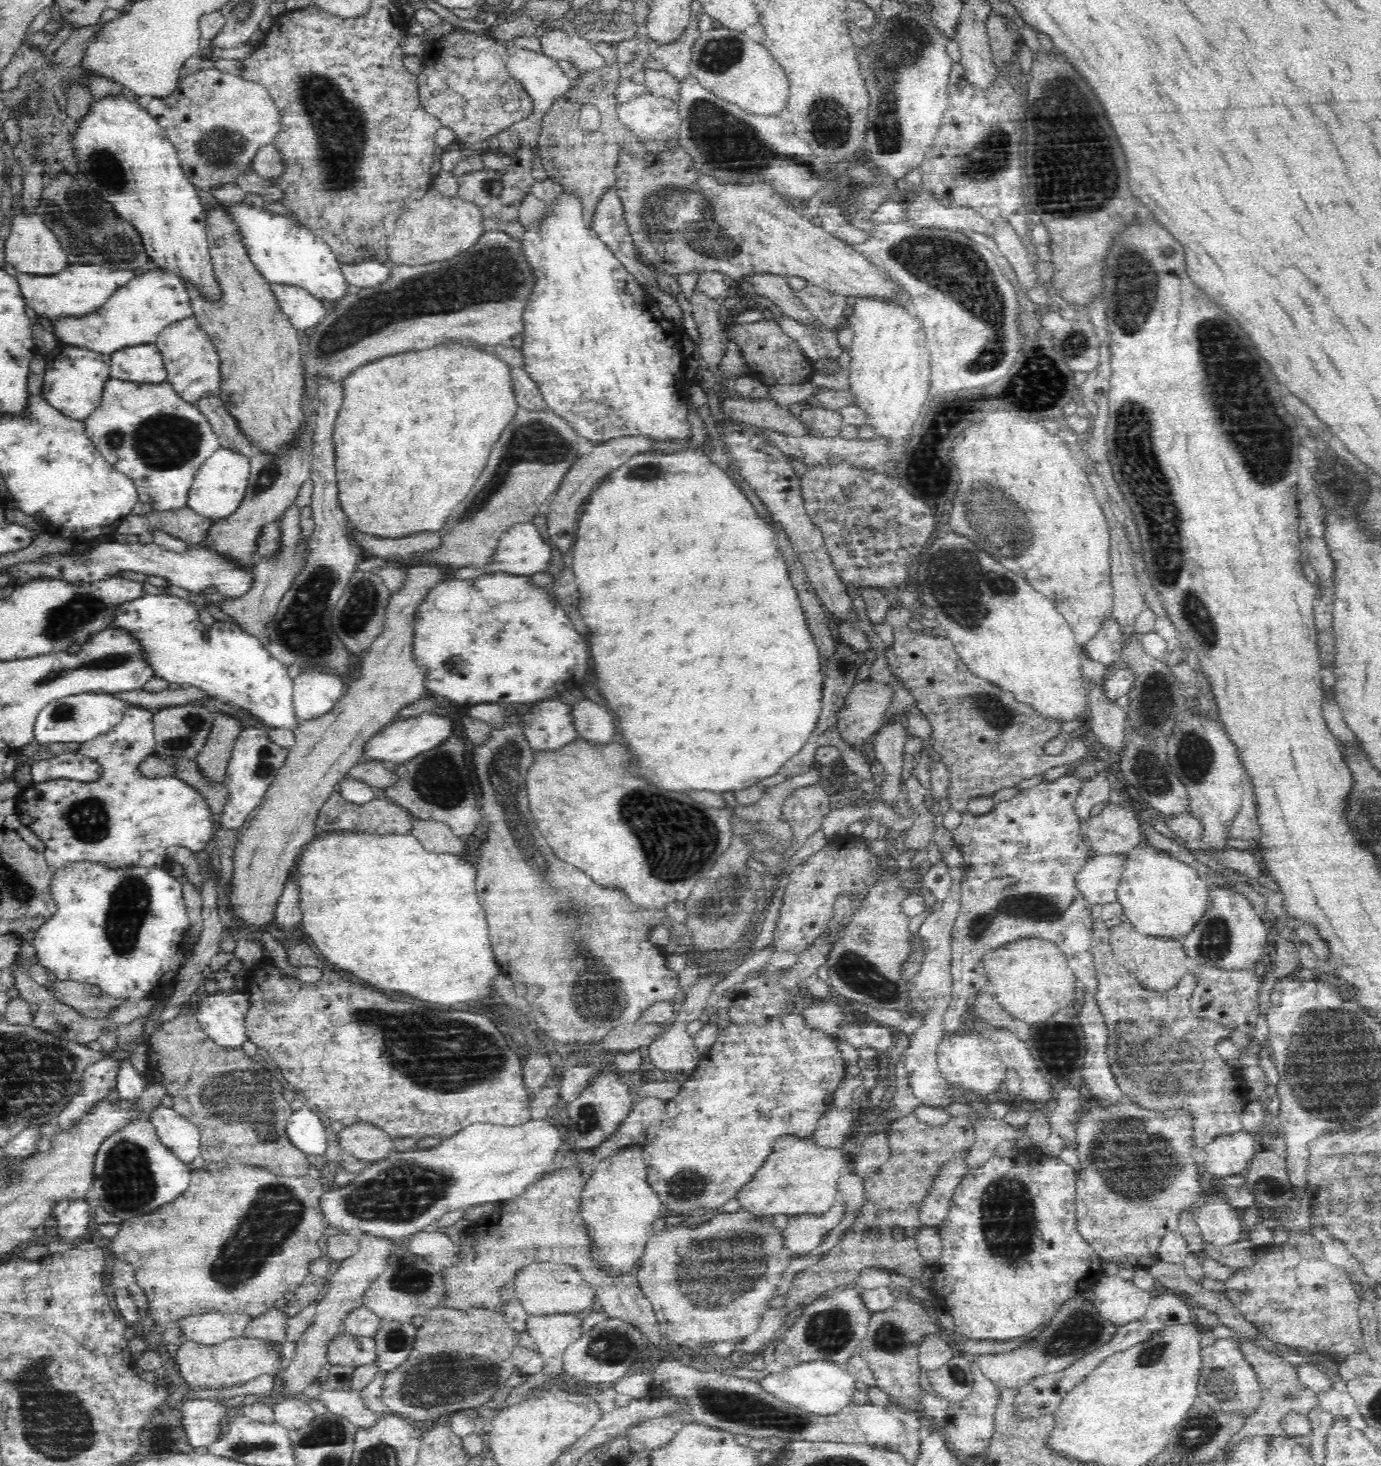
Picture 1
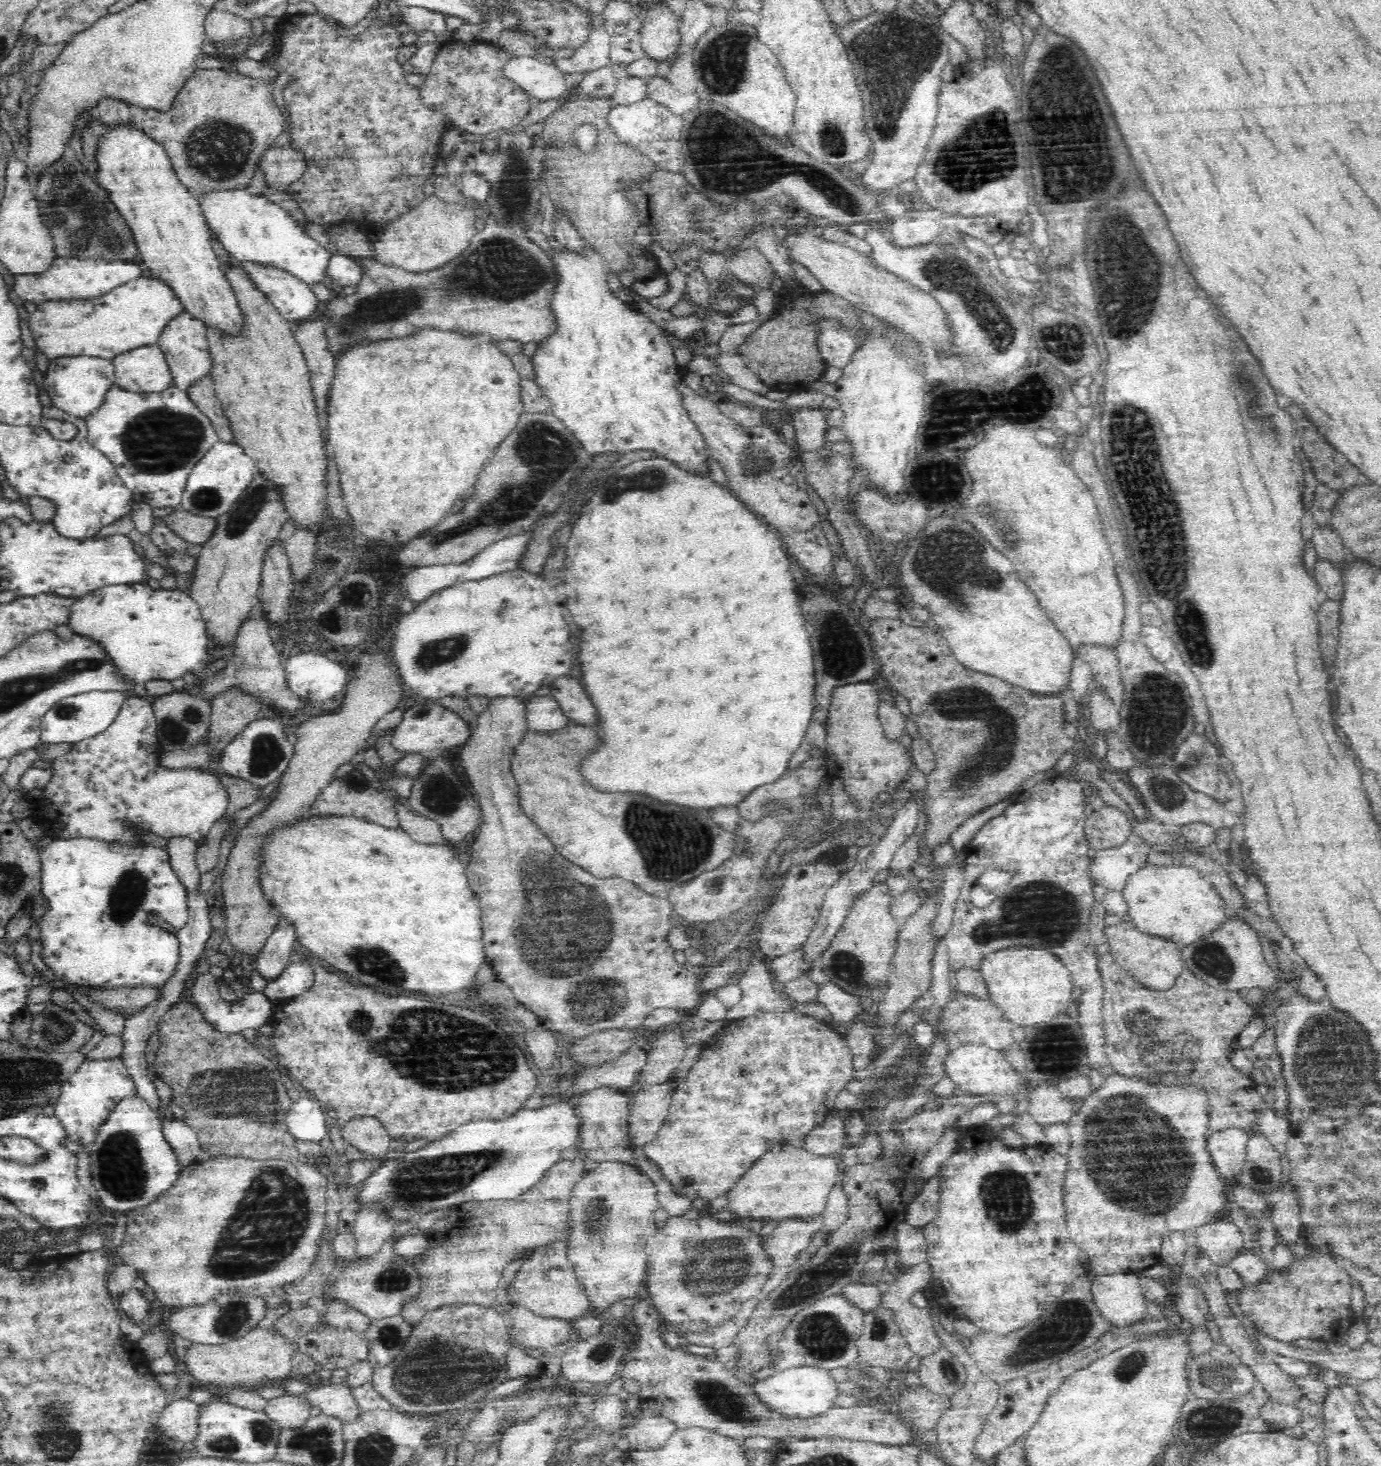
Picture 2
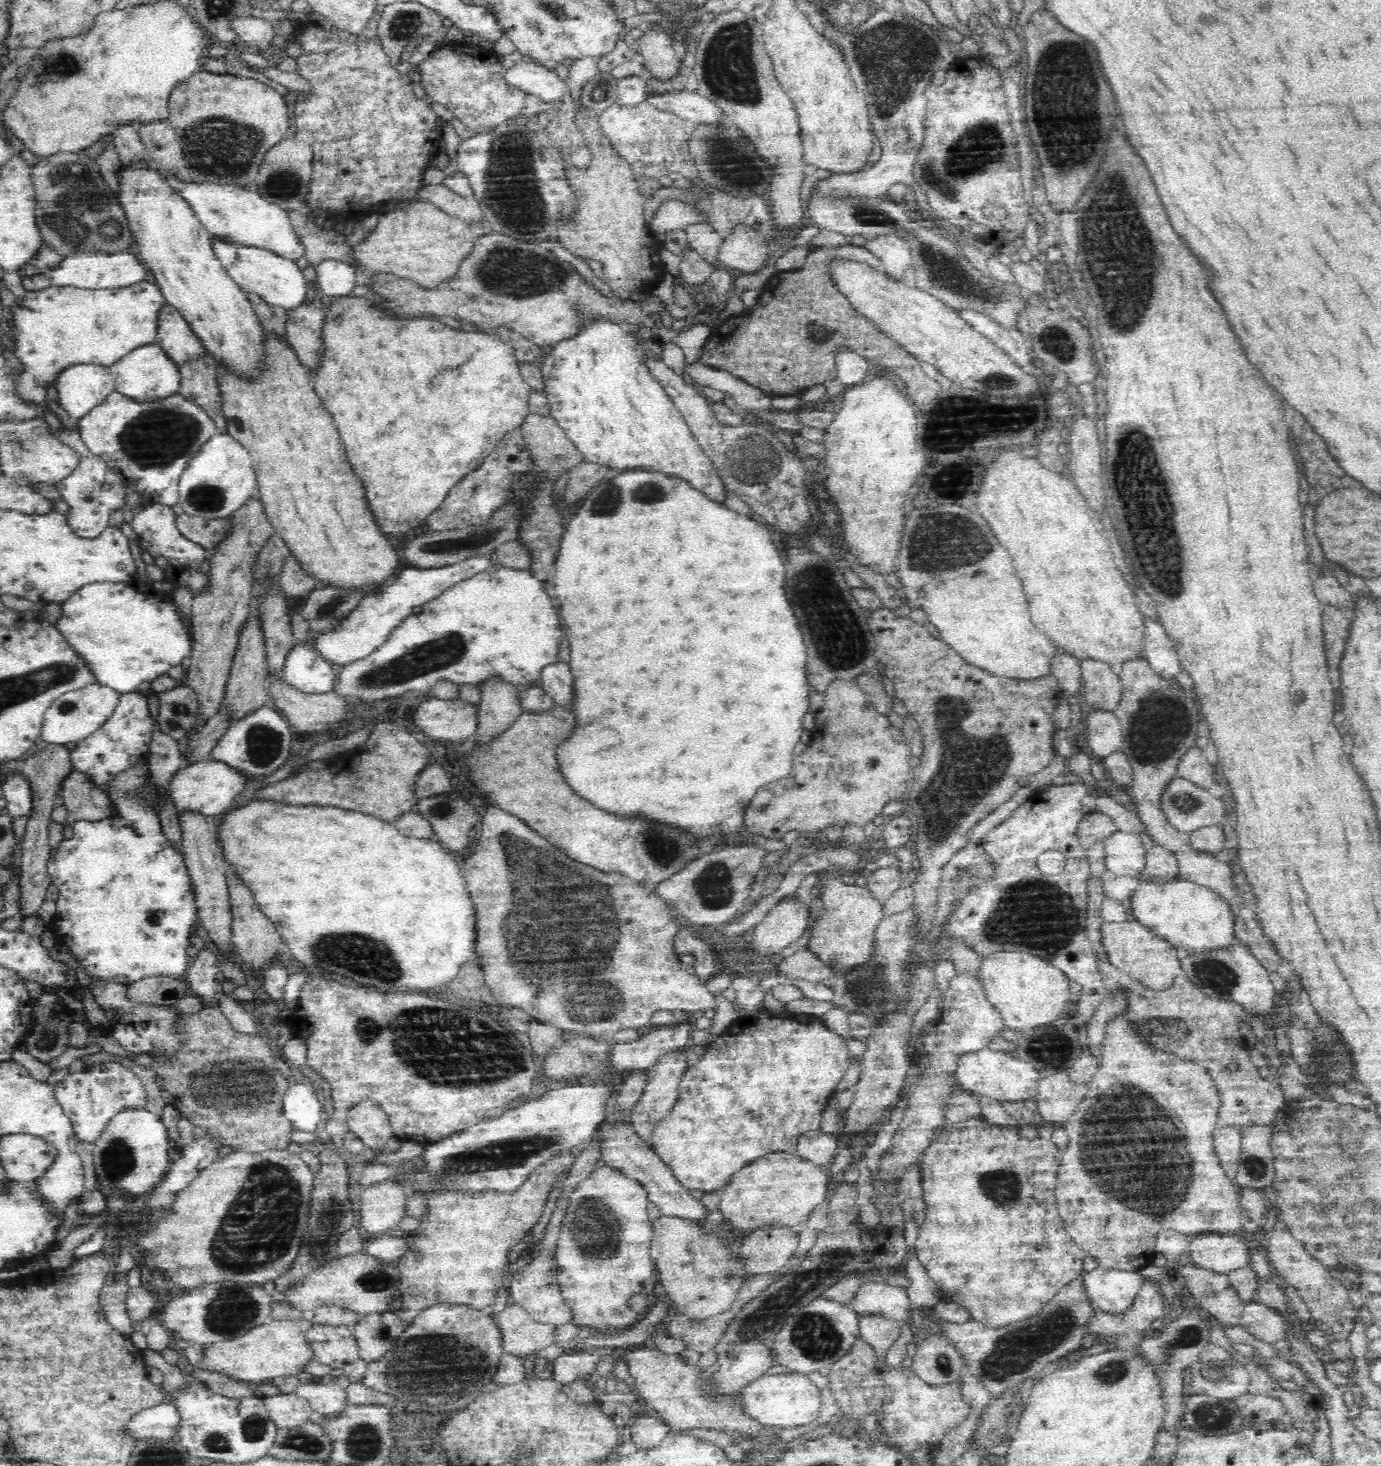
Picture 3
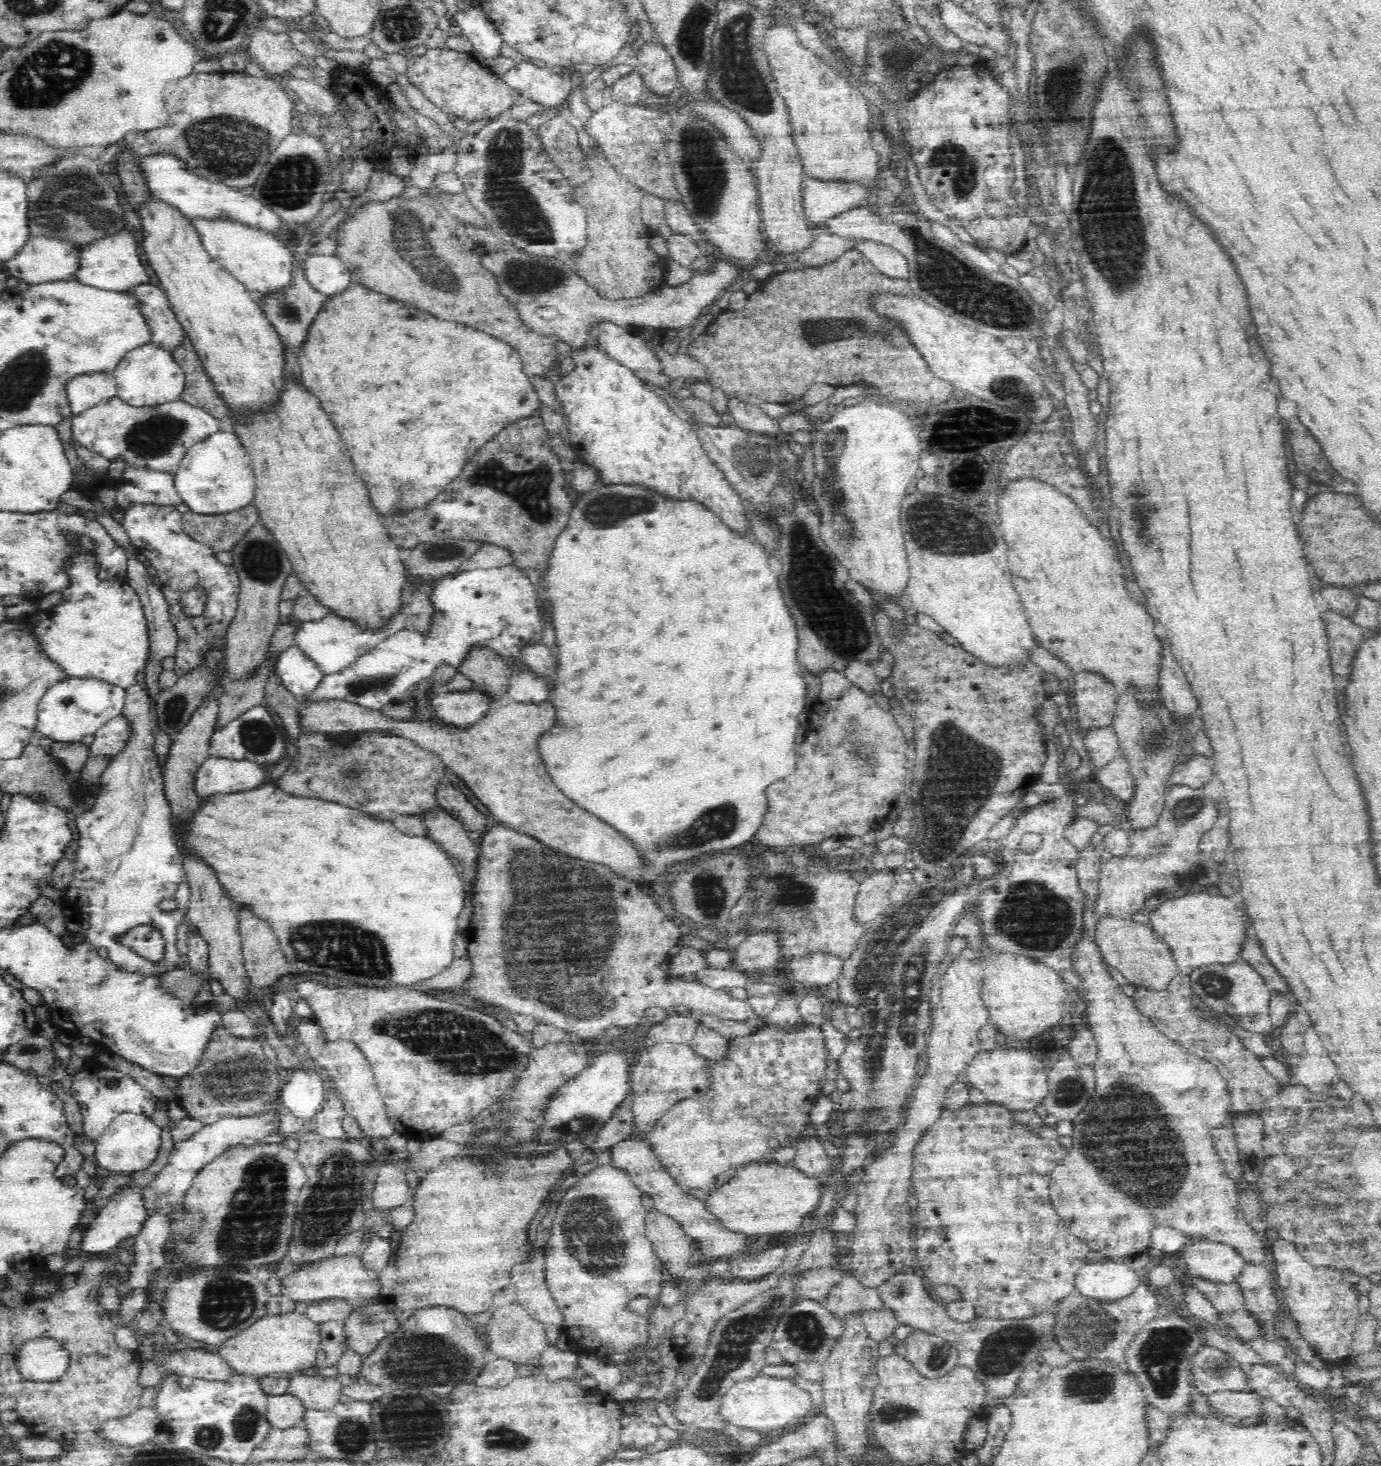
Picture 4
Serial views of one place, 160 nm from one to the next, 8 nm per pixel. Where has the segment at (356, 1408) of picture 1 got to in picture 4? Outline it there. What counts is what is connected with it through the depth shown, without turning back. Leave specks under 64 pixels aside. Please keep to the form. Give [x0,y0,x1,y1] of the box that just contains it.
[287,1371,342,1409]

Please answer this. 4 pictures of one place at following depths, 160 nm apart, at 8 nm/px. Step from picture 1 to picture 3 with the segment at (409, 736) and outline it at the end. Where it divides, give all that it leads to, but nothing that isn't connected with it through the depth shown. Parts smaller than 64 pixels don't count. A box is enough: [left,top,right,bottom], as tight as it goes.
[412,696,478,747]

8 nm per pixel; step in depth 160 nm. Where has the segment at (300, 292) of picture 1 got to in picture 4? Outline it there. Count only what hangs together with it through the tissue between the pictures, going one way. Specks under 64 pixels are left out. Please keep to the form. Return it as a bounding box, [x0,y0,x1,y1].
[188,217,292,295]

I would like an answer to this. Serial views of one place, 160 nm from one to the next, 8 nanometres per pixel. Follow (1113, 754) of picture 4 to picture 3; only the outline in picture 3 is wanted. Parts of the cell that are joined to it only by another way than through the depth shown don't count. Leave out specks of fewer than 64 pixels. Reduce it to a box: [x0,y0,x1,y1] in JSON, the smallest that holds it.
[1082,710,1123,761]

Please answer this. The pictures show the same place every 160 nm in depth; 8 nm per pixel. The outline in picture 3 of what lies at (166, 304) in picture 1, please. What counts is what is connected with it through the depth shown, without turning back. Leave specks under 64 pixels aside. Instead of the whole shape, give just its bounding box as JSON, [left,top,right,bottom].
[6,281,164,412]

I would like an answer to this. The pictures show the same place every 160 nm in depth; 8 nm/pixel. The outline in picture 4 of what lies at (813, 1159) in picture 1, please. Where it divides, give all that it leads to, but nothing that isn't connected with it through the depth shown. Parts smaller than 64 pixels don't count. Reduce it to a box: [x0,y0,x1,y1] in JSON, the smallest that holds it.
[703,1162,820,1236]

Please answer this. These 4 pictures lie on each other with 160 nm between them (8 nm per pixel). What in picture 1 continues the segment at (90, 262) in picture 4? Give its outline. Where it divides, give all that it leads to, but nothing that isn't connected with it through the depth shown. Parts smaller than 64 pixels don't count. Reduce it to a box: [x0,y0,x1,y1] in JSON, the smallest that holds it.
[15,262,134,319]

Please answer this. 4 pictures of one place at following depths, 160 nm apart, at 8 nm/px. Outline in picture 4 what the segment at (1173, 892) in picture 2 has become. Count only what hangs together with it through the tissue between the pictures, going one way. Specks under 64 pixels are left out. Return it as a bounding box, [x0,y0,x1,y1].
[1147,892,1248,977]

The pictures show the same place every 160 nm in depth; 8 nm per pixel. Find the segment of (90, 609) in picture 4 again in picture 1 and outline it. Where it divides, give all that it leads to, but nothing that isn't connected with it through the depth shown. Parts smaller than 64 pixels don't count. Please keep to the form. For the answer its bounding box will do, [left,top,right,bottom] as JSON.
[109,592,298,730]

